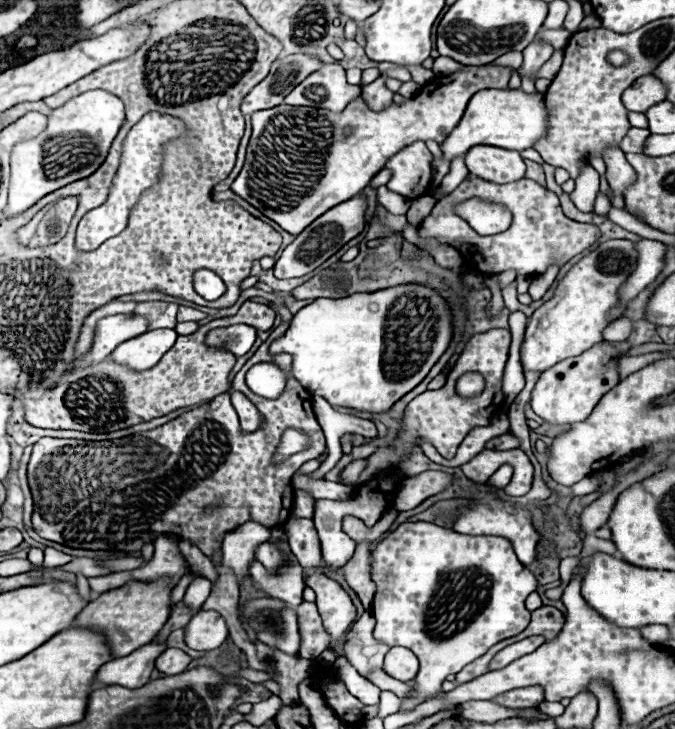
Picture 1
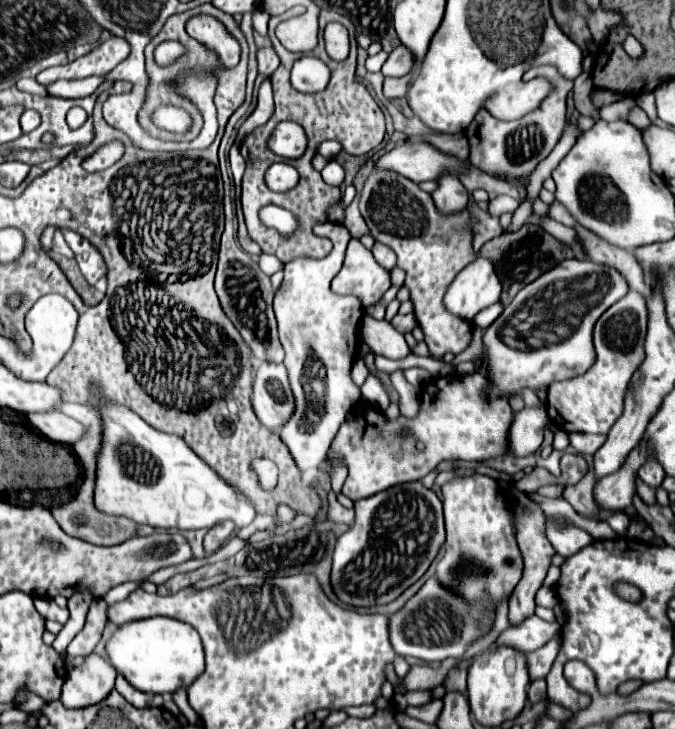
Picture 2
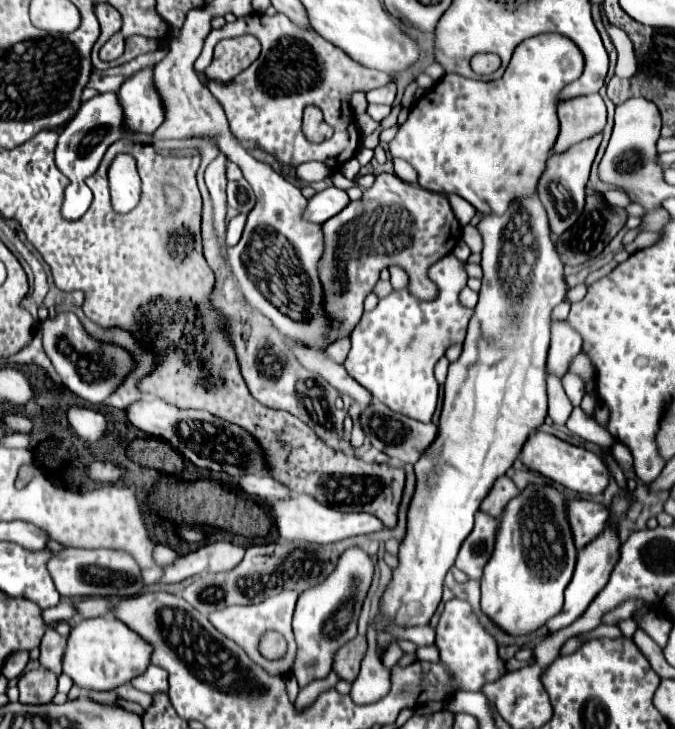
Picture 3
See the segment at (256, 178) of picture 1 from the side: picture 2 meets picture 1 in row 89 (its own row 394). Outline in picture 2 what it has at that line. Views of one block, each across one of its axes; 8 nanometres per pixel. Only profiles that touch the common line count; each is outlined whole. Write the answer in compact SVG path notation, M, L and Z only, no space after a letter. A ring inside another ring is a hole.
M478 372L466 376L438 376L422 390L422 410L414 420L400 416L388 422L384 414L372 406L356 410L356 418L342 424L332 442L332 454L342 458L348 466L342 494L356 502L396 484L422 480L442 460L482 462L508 454L508 432L514 412L506 396L486 396L488 390L488 378ZM404 432L408 432L410 438L402 438ZM418 440L426 444L424 450L416 450Z

